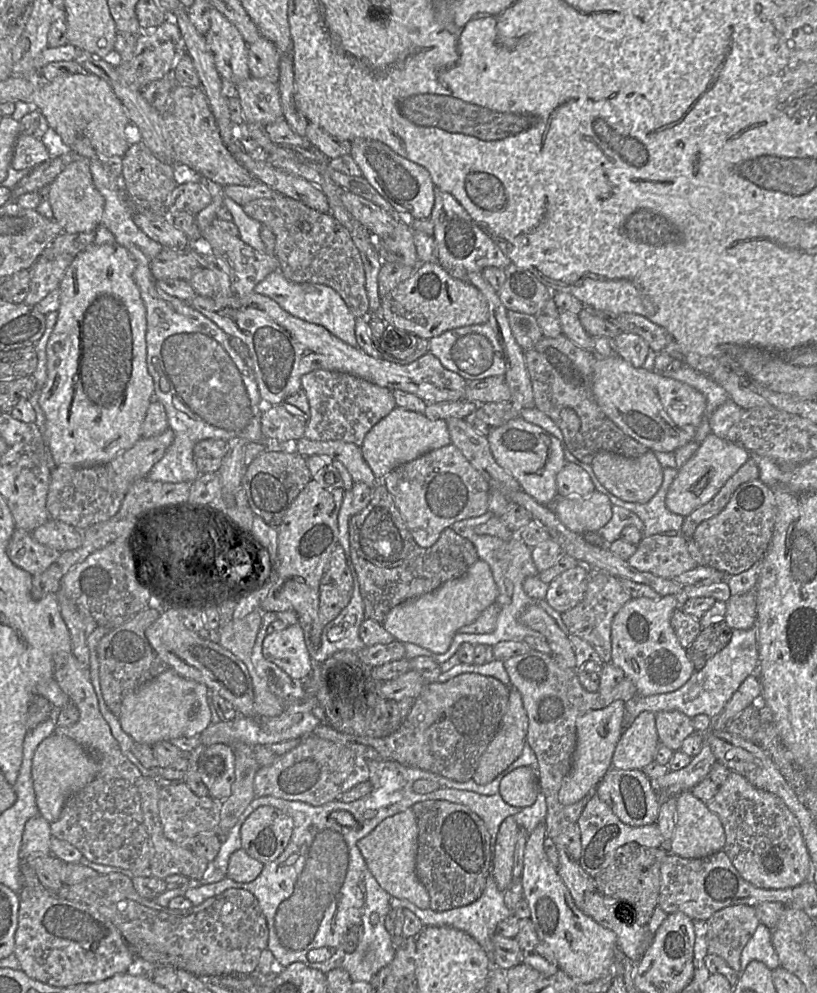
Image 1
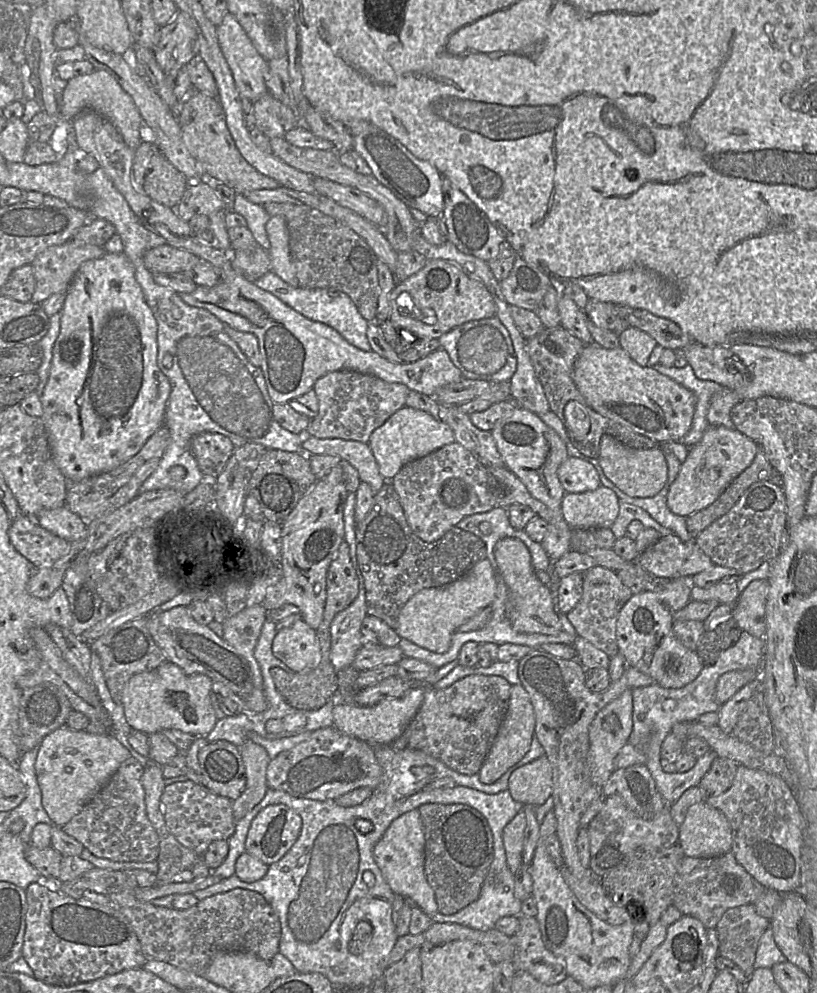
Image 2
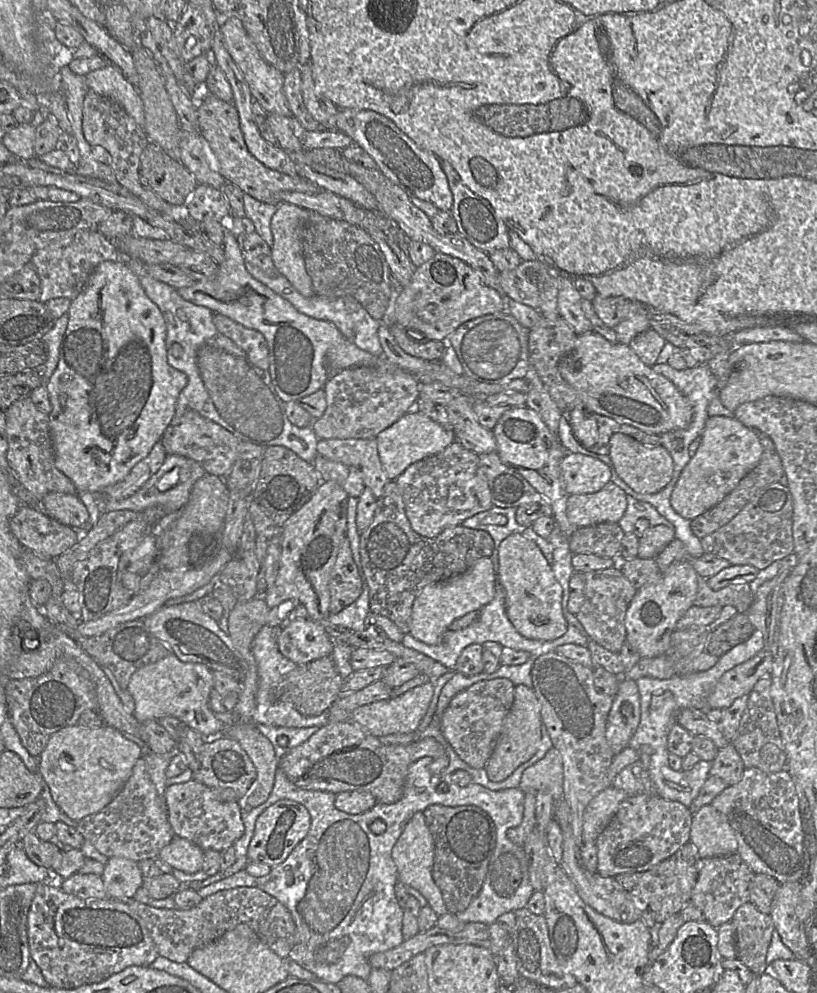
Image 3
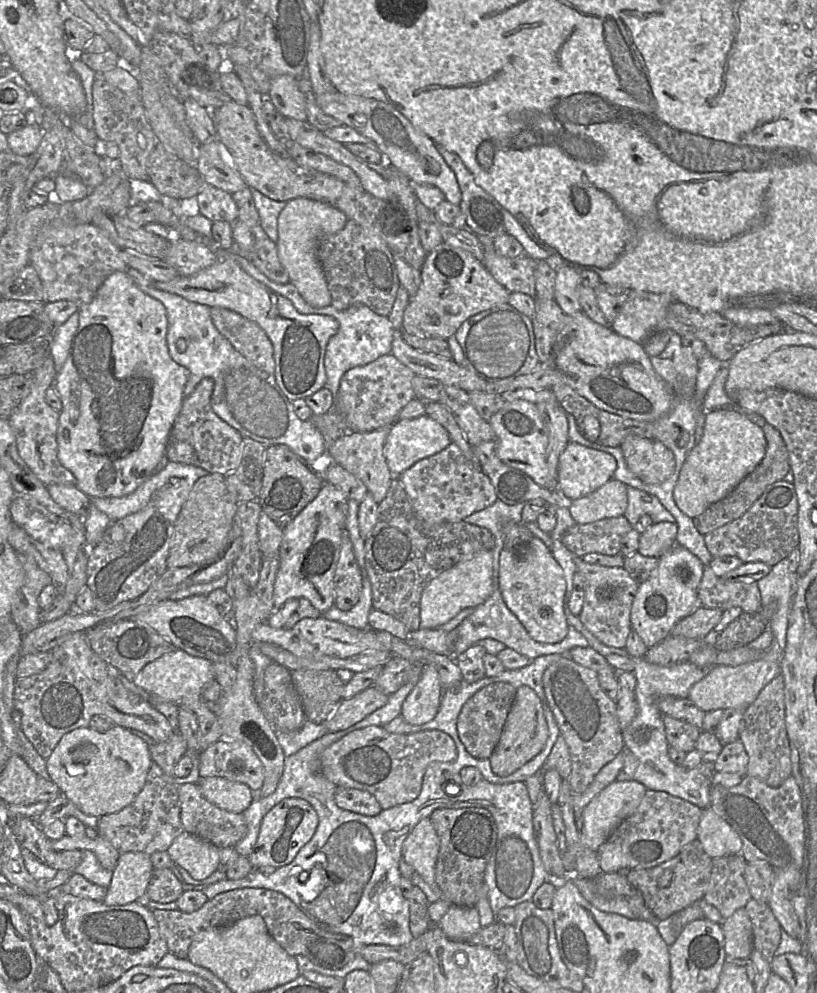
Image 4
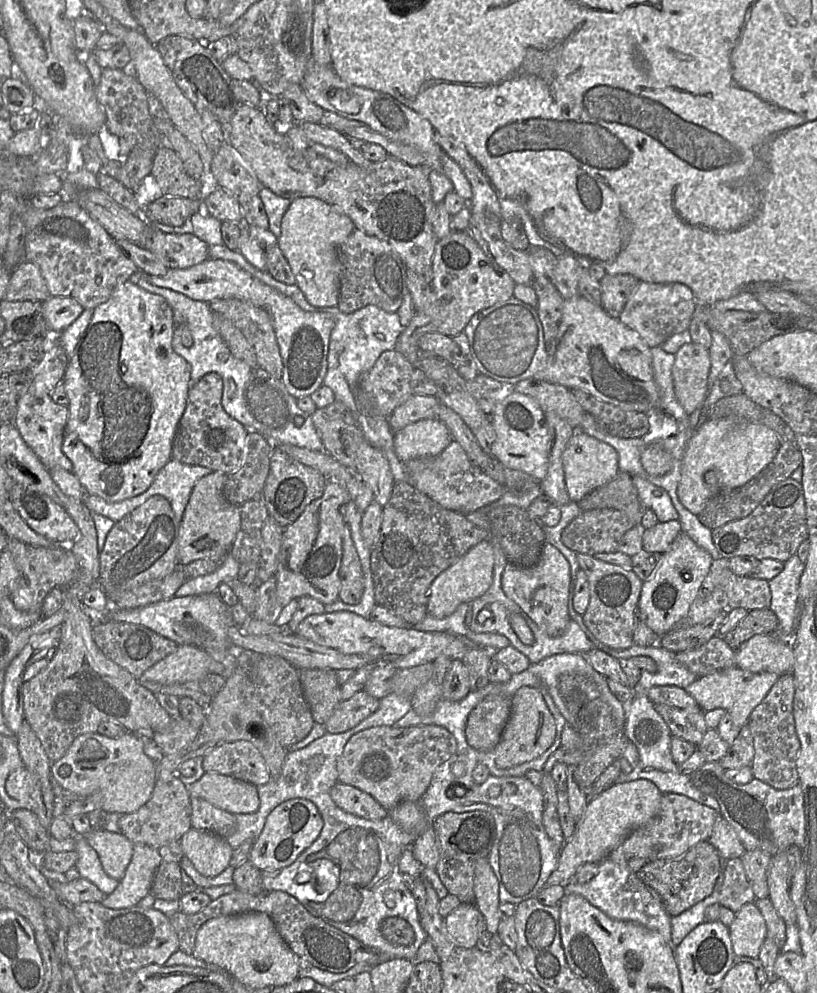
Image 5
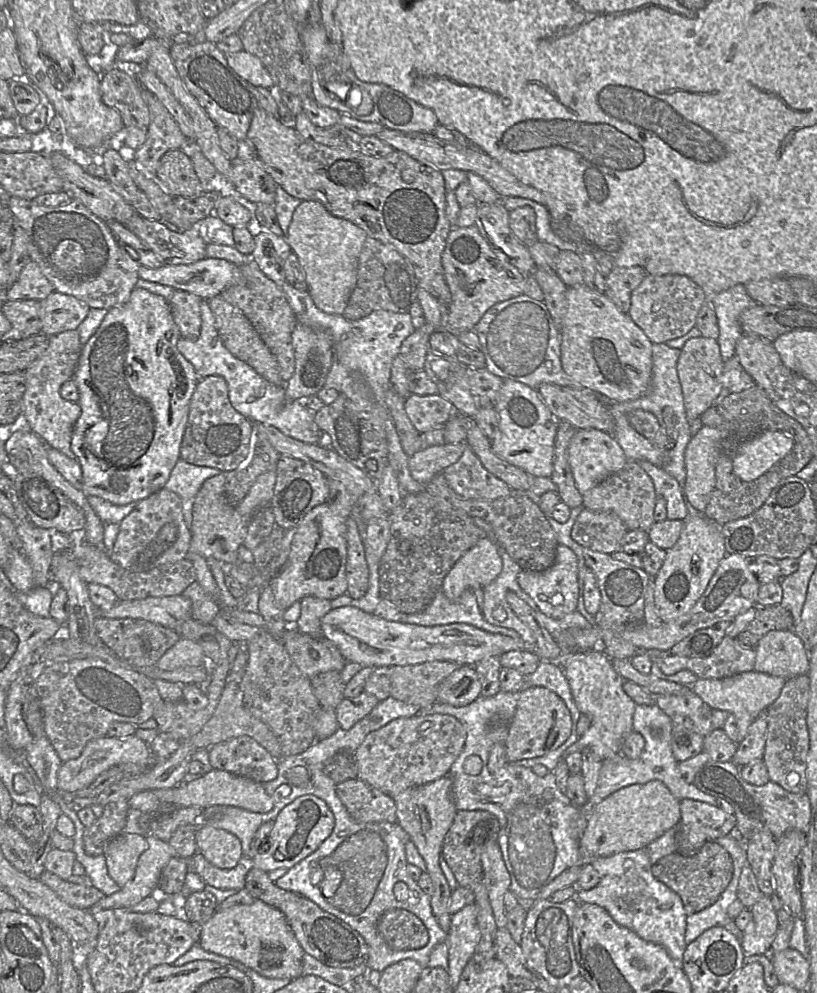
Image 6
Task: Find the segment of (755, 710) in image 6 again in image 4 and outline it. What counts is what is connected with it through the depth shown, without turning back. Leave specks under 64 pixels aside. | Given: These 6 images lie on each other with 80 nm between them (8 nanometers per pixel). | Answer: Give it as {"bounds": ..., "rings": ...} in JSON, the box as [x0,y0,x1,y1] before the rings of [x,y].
{"bounds":[688,638,783,712],"rings":[[[776,638],[762,656],[754,661],[737,666],[715,666],[702,680],[694,684],[688,698],[704,712],[715,709],[746,708],[758,697],[761,690],[780,674],[780,661],[783,650]]]}

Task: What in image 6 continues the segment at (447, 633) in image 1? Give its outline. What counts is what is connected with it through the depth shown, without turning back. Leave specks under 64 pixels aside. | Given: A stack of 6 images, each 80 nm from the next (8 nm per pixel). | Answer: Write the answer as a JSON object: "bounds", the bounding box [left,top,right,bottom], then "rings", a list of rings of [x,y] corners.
{"bounds":[440,538,502,600],"rings":[[[483,538],[454,564],[440,589],[447,598],[455,600],[468,589],[485,588],[501,570],[502,559],[496,545],[489,538]]]}

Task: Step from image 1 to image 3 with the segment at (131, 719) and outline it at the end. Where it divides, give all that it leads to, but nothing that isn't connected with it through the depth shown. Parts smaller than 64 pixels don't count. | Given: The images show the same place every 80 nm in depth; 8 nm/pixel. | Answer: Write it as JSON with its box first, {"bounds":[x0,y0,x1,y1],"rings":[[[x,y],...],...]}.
{"bounds":[127,653,233,739],"rings":[[[173,653],[145,665],[132,675],[127,690],[135,704],[133,715],[139,723],[159,720],[164,716],[178,718],[186,726],[200,732],[206,739],[220,736],[233,723],[233,713],[214,713],[209,705],[213,688],[213,672],[204,664],[180,661]]]}

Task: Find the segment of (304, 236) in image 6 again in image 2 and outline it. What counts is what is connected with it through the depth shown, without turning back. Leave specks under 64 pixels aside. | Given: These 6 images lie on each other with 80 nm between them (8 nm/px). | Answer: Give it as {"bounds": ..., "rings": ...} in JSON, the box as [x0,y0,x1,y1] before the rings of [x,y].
{"bounds":[266,216,300,287],"rings":[[[271,216],[266,223],[266,232],[270,242],[268,253],[271,270],[282,280],[294,287],[300,287],[290,252],[290,235],[283,216]]]}

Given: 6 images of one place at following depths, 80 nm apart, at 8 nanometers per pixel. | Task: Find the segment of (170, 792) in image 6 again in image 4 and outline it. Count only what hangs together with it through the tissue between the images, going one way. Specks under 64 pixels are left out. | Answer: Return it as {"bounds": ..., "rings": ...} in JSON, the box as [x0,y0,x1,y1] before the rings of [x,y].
{"bounds":[197,778,254,813],"rings":[[[200,778],[197,784],[208,801],[230,812],[242,813],[254,800],[254,791],[249,786],[226,778]]]}

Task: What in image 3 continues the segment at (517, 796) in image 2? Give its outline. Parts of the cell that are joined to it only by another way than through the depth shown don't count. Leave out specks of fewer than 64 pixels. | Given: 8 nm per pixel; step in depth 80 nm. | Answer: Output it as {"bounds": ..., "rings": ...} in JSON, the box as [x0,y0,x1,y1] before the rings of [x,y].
{"bounds":[518,747,563,801],"rings":[[[551,747],[545,756],[528,767],[522,774],[520,784],[518,786],[524,793],[544,791],[553,796],[554,801],[563,798],[563,763],[560,752]]]}

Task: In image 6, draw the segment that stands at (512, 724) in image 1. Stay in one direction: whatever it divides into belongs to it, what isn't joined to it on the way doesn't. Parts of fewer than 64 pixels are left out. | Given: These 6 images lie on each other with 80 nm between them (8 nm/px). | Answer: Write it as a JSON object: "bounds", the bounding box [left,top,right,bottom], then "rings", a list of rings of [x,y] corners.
{"bounds":[504,687,571,763],"rings":[[[543,687],[528,688],[520,694],[504,741],[507,762],[515,763],[546,755],[563,744],[571,732],[571,715],[561,698]]]}

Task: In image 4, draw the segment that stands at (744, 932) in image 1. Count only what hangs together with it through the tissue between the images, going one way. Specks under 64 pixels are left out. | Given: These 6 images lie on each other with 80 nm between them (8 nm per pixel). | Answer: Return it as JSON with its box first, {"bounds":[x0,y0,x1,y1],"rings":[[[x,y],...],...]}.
{"bounds":[744,899,782,960],"rings":[[[750,899],[744,906],[753,932],[753,952],[771,960],[781,941],[782,928],[768,903]]]}

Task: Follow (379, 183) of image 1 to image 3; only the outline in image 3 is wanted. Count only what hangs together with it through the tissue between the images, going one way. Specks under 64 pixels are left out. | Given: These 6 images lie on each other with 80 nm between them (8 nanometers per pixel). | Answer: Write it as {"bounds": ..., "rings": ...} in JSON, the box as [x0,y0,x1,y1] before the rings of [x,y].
{"bounds":[337,108,453,211],"rings":[[[338,108],[337,130],[347,134],[353,144],[364,149],[375,161],[377,168],[411,198],[431,202],[438,210],[450,211],[453,195],[440,159],[421,149],[391,119],[372,110]]]}

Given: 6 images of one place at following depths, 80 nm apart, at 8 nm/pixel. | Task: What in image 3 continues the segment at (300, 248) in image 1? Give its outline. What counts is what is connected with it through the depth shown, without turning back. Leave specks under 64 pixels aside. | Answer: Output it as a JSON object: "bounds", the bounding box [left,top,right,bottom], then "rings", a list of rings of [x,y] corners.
{"bounds":[303,212,392,320],"rings":[[[311,212],[303,232],[303,255],[316,295],[350,296],[375,320],[381,320],[391,296],[392,273],[379,245],[360,227]]]}

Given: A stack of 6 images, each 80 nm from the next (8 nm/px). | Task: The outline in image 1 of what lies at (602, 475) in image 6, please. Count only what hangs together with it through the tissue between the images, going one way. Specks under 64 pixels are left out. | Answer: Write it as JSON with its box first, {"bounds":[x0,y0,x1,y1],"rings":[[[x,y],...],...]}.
{"bounds":[556,462,595,496],"rings":[[[566,462],[556,476],[557,496],[585,496],[595,491],[589,474],[578,464]]]}

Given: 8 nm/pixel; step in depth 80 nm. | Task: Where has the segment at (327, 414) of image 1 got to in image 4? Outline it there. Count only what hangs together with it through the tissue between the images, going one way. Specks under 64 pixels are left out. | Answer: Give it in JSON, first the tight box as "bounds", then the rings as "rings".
{"bounds":[335,353,415,433],"rings":[[[391,353],[375,361],[348,370],[341,378],[335,395],[336,408],[345,418],[349,432],[369,433],[383,427],[391,427],[399,412],[412,399],[415,393],[412,379],[415,374]]]}

